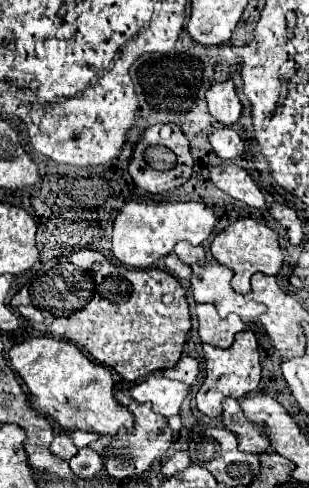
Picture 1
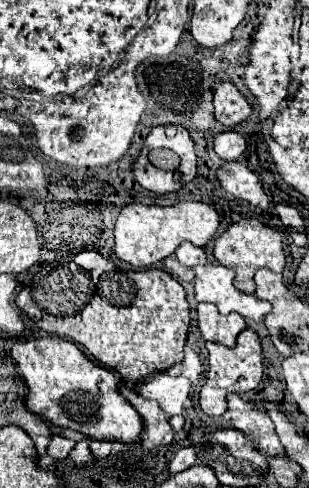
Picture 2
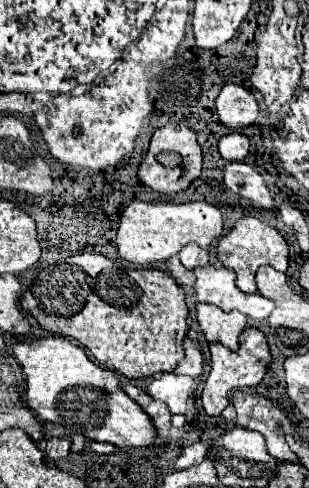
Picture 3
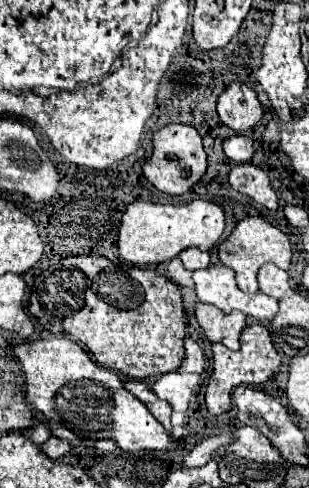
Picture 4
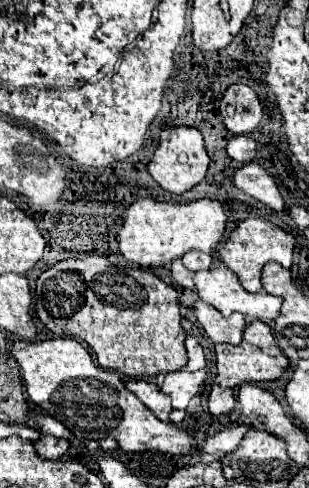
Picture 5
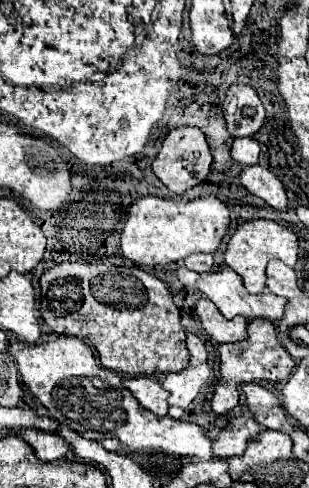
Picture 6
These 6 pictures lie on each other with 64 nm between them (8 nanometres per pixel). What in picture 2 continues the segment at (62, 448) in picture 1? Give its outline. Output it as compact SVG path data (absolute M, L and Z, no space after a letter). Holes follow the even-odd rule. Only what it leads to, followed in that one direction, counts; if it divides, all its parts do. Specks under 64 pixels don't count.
M54 434L52 438L50 438L50 444L48 444L48 454L54 458L54 460L64 460L68 454L70 454L70 450L74 448L74 440L68 440L68 438L64 438L64 436L60 436L60 434Z

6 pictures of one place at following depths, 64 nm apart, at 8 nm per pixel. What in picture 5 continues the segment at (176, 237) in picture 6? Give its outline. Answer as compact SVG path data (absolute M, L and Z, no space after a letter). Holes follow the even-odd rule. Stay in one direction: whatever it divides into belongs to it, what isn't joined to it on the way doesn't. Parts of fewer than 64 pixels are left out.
M144 198L128 206L126 222L118 234L120 252L126 260L152 268L168 264L176 258L182 258L190 250L214 252L226 230L226 212L222 204L214 198L200 198L188 204L168 204L154 198Z

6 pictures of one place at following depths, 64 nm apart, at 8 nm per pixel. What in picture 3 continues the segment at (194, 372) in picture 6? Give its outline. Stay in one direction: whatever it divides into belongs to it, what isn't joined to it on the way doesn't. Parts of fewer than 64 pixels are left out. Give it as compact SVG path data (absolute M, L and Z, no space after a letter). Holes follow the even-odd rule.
M160 374L156 376L148 386L146 392L168 404L172 414L184 414L186 412L186 402L190 398L190 394L194 394L198 386L198 380L192 376L182 376L182 374Z

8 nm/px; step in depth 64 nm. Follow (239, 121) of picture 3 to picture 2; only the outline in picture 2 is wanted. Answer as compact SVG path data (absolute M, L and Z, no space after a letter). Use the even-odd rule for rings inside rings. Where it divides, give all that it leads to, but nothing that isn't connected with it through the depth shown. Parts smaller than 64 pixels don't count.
M222 82L214 90L214 116L224 126L234 128L236 124L244 122L252 112L252 104L246 100L244 94L240 94L240 90L232 82Z

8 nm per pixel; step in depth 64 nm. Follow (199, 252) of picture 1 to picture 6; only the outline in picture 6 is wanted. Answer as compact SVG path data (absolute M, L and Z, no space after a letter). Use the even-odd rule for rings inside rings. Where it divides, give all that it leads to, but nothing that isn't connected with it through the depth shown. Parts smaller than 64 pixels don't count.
M196 254L196 256L188 256L188 260L184 260L184 266L188 270L194 270L194 272L210 272L212 266L214 266L214 260L212 260L212 254Z

